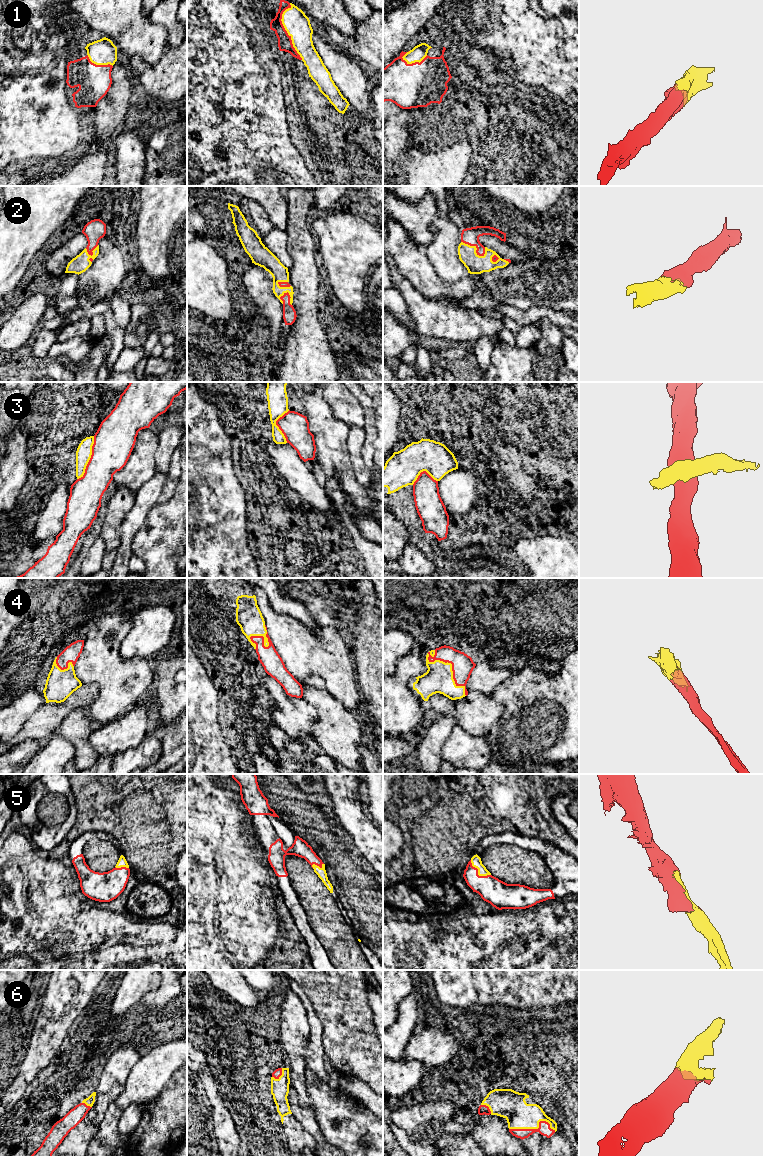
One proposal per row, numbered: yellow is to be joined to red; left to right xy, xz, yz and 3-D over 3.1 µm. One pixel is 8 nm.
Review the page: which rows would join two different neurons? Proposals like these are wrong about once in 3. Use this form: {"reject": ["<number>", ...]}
{"reject": ["3"]}

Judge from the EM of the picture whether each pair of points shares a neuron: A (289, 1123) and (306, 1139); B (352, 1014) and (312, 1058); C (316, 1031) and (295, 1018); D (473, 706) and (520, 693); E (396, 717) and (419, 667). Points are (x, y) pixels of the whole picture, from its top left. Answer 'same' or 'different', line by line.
A: same
B: different
C: different
D: different
E: same

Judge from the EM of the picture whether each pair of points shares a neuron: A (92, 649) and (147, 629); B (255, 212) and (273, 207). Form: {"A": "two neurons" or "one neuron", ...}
{"A": "two neurons", "B": "two neurons"}

